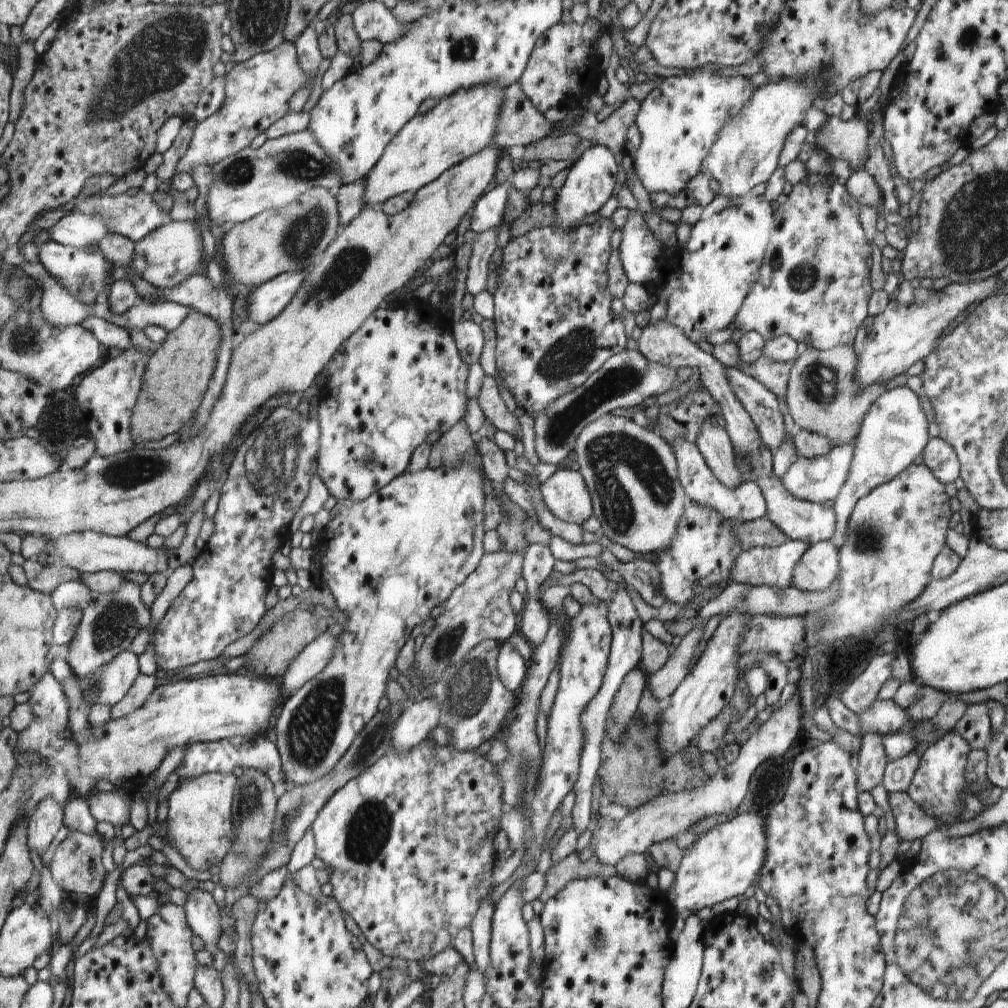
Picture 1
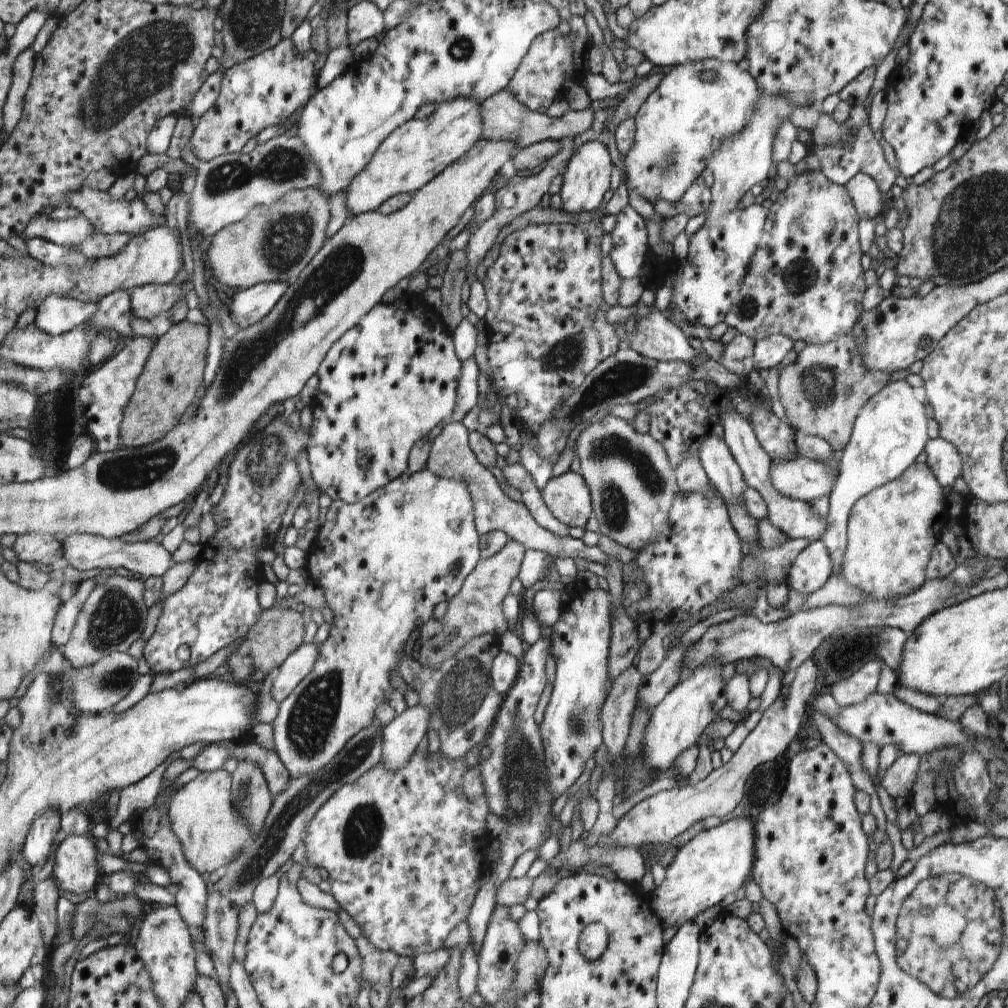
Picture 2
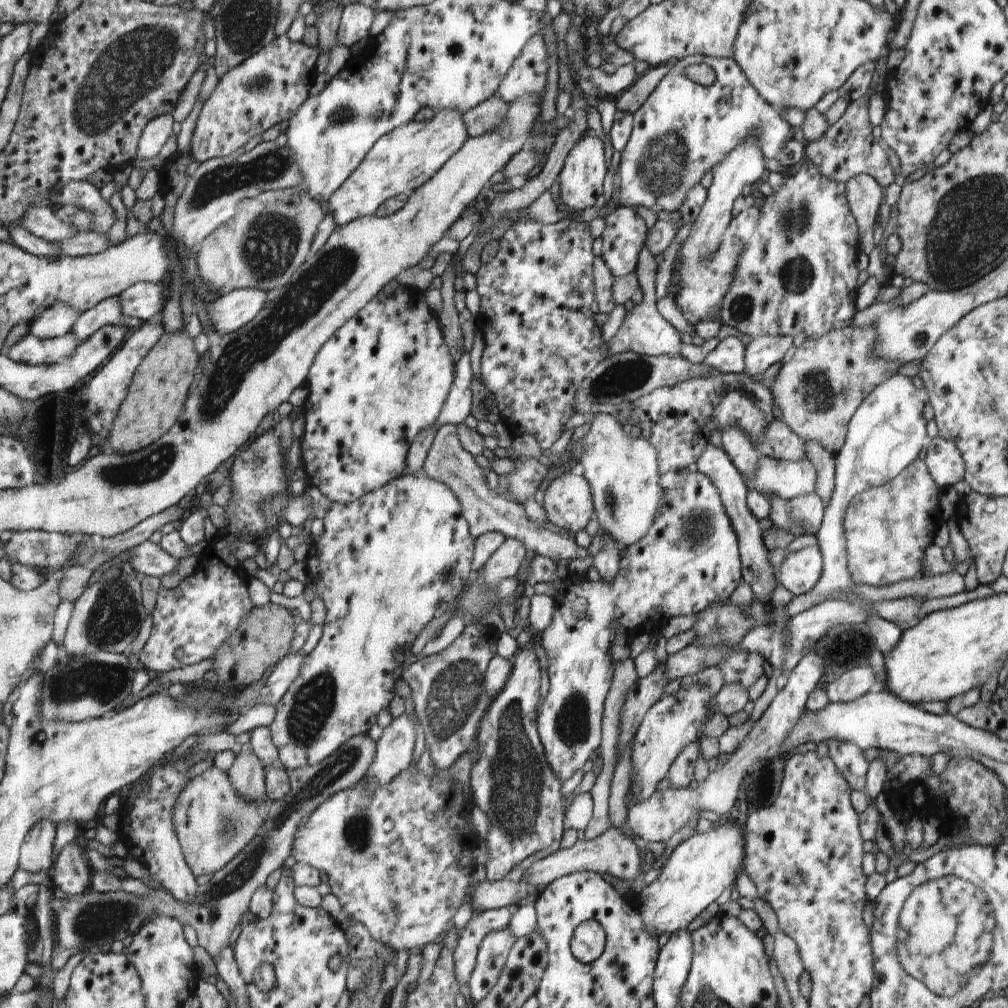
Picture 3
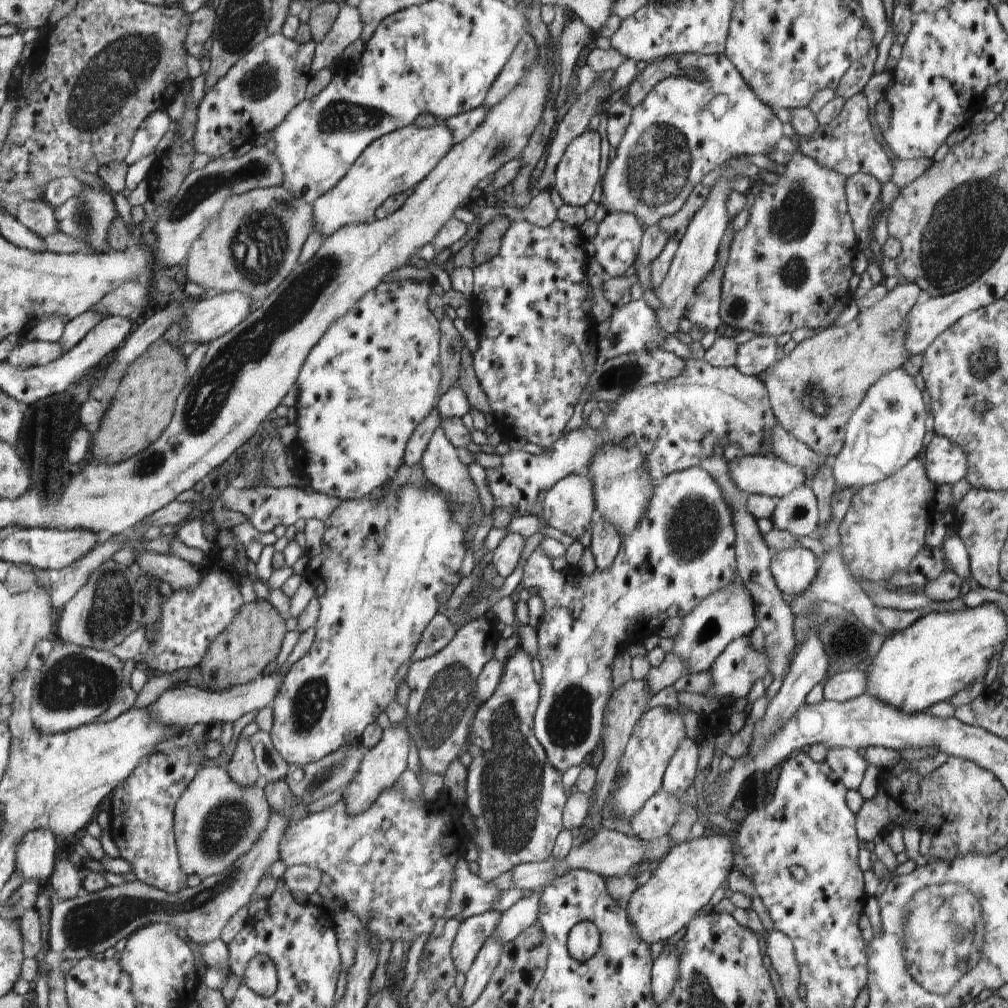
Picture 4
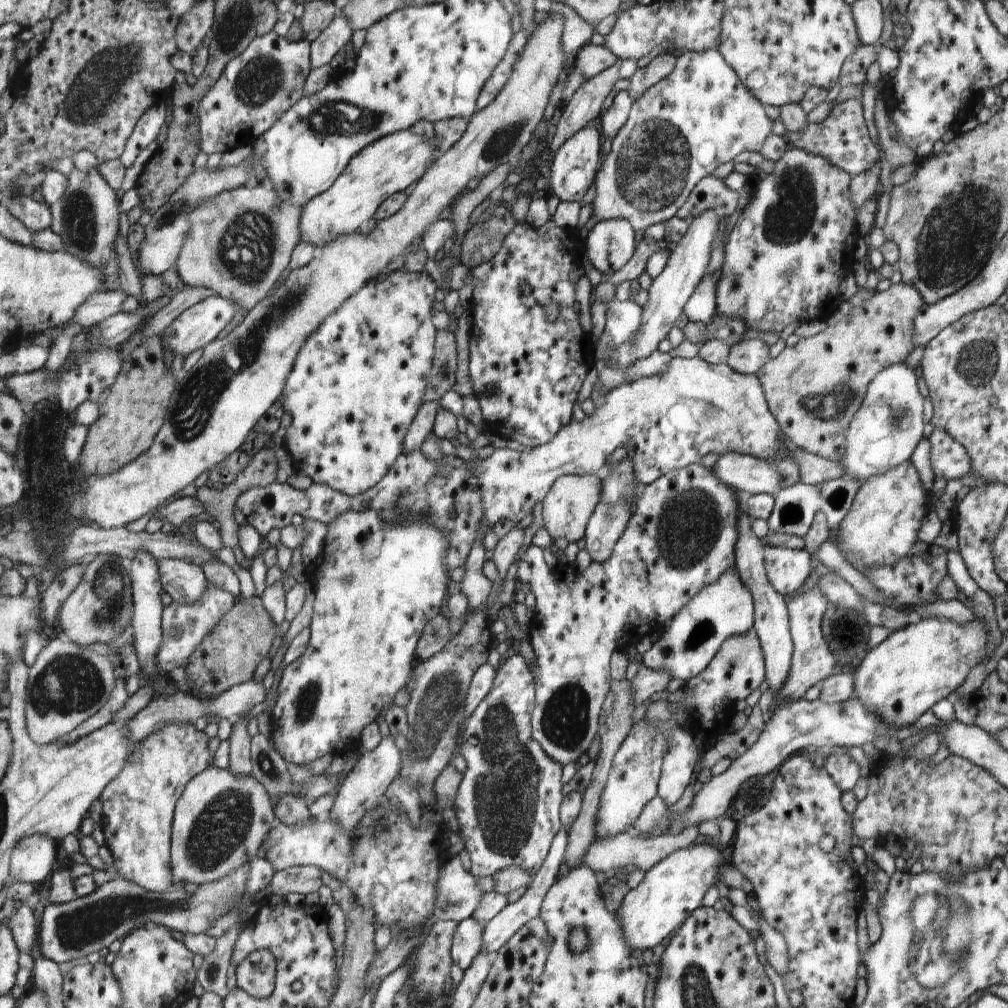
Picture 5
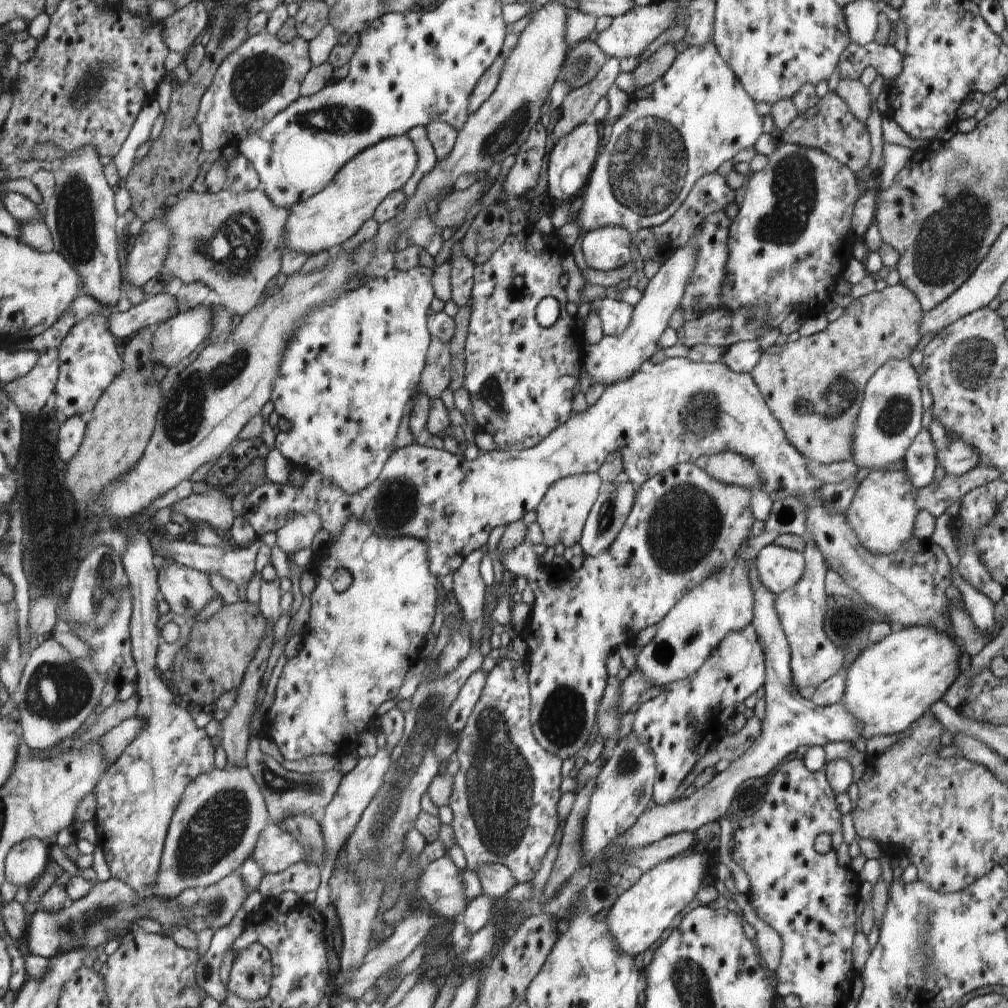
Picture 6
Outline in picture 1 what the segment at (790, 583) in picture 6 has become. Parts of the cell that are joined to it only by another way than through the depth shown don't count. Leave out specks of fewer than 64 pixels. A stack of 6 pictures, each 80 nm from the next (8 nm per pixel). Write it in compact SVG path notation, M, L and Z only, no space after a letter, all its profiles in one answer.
M828 540L810 544L794 567L791 584L801 591L823 591L839 576L839 550Z

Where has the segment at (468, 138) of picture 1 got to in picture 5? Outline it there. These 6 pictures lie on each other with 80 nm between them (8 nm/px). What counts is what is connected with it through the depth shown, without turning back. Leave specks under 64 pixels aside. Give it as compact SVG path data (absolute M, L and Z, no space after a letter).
M406 129L379 139L376 146L368 145L368 150L364 150L348 170L343 170L344 174L340 173L340 182L336 182L332 190L324 191L300 207L303 208L299 220L300 241L323 247L339 237L358 232L366 220L375 216L384 200L416 182L438 156L435 136L429 143Z

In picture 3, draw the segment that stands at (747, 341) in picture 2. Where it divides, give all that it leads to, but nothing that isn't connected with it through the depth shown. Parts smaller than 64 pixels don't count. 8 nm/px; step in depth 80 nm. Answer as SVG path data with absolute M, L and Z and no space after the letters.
M732 336L719 341L703 362L708 366L714 366L722 374L744 374L746 366L744 354L746 354L746 345L740 336Z

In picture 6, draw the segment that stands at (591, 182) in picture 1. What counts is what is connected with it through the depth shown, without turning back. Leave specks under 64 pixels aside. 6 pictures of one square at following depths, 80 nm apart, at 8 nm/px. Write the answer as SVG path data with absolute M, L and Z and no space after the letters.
M581 122L573 128L565 137L556 141L548 156L548 186L547 193L556 200L571 202L572 196L576 196L582 188L588 184L588 180L594 170L598 154L598 126L594 122Z

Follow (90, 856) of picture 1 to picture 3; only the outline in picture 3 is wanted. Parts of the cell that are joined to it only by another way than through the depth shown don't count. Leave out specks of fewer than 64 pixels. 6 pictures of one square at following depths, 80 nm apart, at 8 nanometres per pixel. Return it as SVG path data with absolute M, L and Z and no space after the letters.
M78 843L66 844L51 871L53 888L62 890L68 897L78 897L86 892L90 884L90 870L82 860L82 850Z

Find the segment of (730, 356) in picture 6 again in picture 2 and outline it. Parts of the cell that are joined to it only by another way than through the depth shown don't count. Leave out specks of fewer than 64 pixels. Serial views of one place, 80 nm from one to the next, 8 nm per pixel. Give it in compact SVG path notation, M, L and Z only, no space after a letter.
M782 334L764 338L754 344L754 368L762 373L775 368L794 349L795 343Z

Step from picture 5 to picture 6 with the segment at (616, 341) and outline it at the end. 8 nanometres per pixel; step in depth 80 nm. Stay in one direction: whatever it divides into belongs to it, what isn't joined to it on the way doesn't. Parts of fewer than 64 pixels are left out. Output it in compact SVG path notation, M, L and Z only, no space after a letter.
M602 297L591 302L591 310L598 313L603 333L620 334L630 322L633 307L618 299Z

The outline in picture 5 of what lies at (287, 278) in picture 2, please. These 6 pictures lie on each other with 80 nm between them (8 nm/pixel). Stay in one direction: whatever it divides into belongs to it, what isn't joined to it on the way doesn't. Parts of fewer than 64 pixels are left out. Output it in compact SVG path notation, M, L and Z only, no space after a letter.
M268 179L252 188L242 186L225 190L189 212L187 218L190 228L175 260L176 272L188 287L206 287L223 299L231 300L238 308L250 311L274 290L278 278L290 270L291 254L300 242L299 220L302 210L283 201Z

